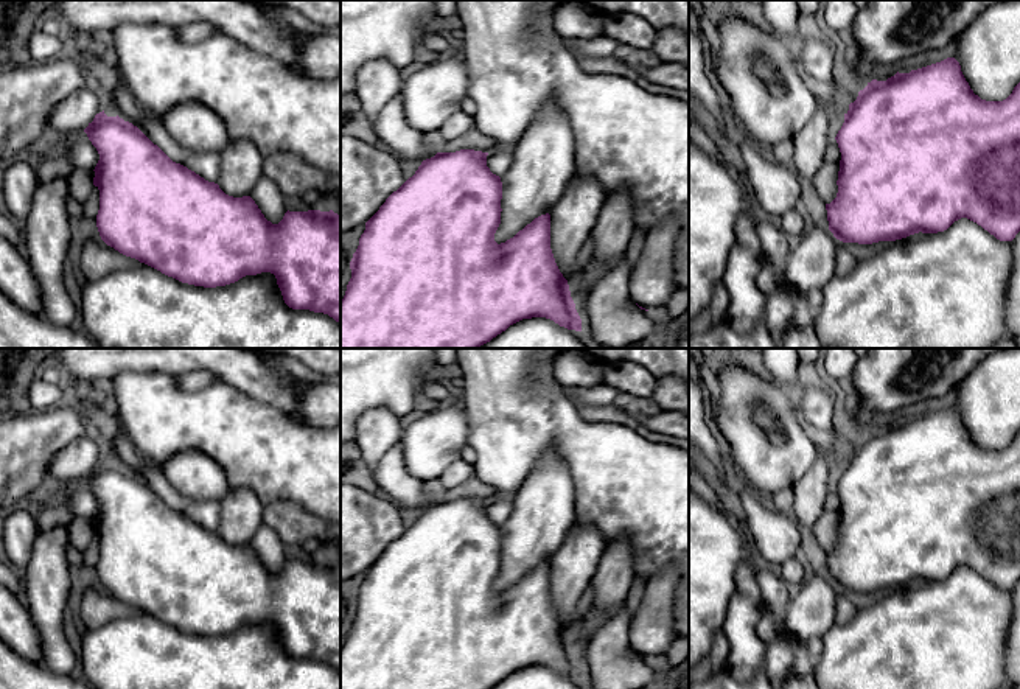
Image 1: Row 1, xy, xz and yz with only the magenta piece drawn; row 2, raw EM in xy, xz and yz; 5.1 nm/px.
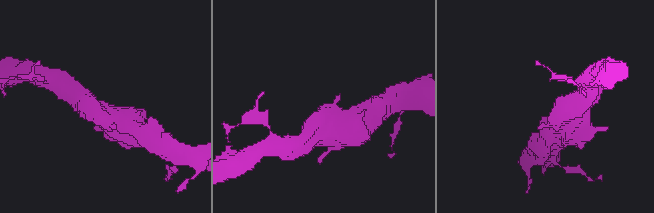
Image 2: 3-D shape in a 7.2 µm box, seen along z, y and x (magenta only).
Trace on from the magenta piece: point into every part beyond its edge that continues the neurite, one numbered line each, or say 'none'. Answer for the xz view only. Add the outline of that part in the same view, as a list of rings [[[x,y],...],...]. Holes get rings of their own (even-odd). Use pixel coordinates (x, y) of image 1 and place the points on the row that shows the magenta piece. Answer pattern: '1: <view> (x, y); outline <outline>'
1: xz (391, 126); outline [[[401,93],[367,124],[400,159],[426,160],[438,152],[424,143],[423,132],[407,124]]]

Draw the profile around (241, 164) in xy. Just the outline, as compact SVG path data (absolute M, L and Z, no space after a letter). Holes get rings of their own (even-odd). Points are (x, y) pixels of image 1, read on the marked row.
M230 140L221 152L221 174L216 184L229 196L250 196L263 176L263 160L255 143Z

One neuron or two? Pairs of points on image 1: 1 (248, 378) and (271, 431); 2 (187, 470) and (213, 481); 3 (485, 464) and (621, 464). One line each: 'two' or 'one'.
1: two
2: one
3: one

